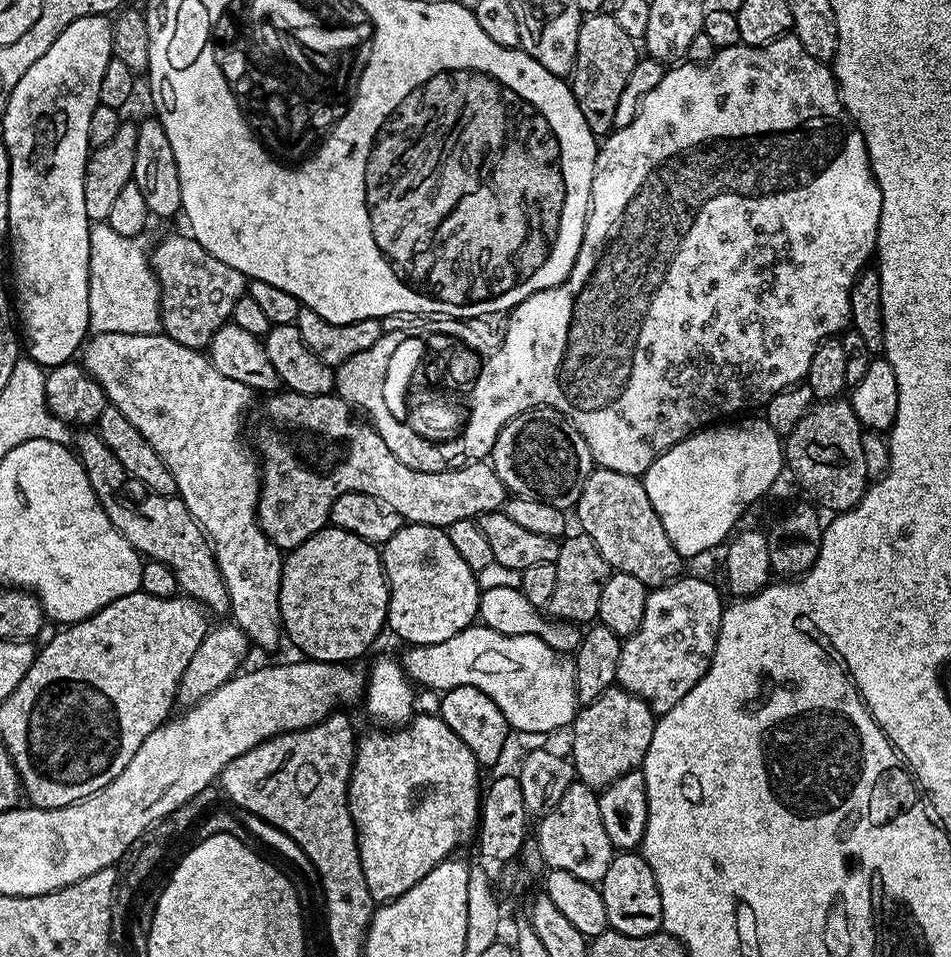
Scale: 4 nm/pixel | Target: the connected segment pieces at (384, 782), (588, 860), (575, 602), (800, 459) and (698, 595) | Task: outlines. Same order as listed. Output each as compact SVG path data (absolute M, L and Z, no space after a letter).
M439 715L419 716L410 719L408 723L397 727L395 730L372 732L369 736L361 735L356 746L356 761L352 767L352 777L348 783L348 809L356 827L356 841L360 847L362 874L366 878L372 899L376 902L393 900L394 897L401 896L403 892L410 890L410 886L414 886L419 880L426 878L426 874L430 874L430 870L434 870L434 866L438 866L443 860L449 859L455 853L452 851L459 844L466 843L471 836L473 839L478 832L482 801L481 765L476 763L470 746L466 746L466 742L462 742L462 738L458 738L458 734L454 734L454 730L450 730L450 726L446 726L446 722L440 719Z
M579 782L572 783L558 804L549 813L539 817L538 824L540 829L537 832L535 829L534 839L545 865L551 870L566 870L566 874L574 874L574 878L599 885L610 866L614 849L602 826L597 793Z
M565 535L560 540L560 549L555 563L558 570L558 583L554 590L554 598L550 598L546 612L549 617L584 626L599 617L598 602L602 602L602 590L608 581L610 569L606 558L602 558L598 546L594 546L589 536L572 535Z
M837 398L813 403L812 409L805 414L802 422L798 422L798 426L794 426L794 430L788 433L783 441L787 471L792 471L793 478L804 487L804 492L808 495L805 497L821 509L829 508L829 513L849 512L868 489L870 477L866 458L862 458L861 431L862 425L858 422L851 403L847 399Z
M688 575L649 591L642 626L621 643L618 654L616 684L650 702L656 714L674 710L698 686L712 661L724 617L719 590L700 576Z

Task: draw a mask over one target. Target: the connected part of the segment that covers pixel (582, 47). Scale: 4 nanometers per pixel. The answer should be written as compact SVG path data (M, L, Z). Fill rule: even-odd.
M601 10L588 14L581 19L578 30L578 54L576 64L572 67L570 87L578 102L578 110L582 110L582 118L586 118L586 126L590 126L593 136L604 138L614 129L614 114L618 111L618 101L622 98L622 89L634 71L638 59L637 41L630 38L616 21L615 15Z

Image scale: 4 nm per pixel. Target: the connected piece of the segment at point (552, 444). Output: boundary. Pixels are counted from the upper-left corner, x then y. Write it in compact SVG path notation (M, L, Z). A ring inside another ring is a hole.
M532 408L515 416L498 434L490 463L512 496L550 502L565 510L575 509L594 467L586 438L553 408Z

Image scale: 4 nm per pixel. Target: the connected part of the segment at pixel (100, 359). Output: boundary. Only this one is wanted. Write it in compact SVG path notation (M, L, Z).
M97 332L83 345L82 363L108 395L109 405L122 410L122 414L130 418L134 430L138 430L138 434L154 446L158 458L166 462L166 470L174 474L180 500L200 523L216 555L222 582L226 582L231 619L248 635L255 647L256 644L260 648L278 647L280 640L282 644L280 587L284 556L282 549L264 533L256 516L260 501L260 462L249 441L247 444L240 433L240 415L252 404L252 389L242 386L242 382L234 382L234 378L226 378L226 374L218 374L201 349L182 346L182 342L174 342L174 338L160 332Z

